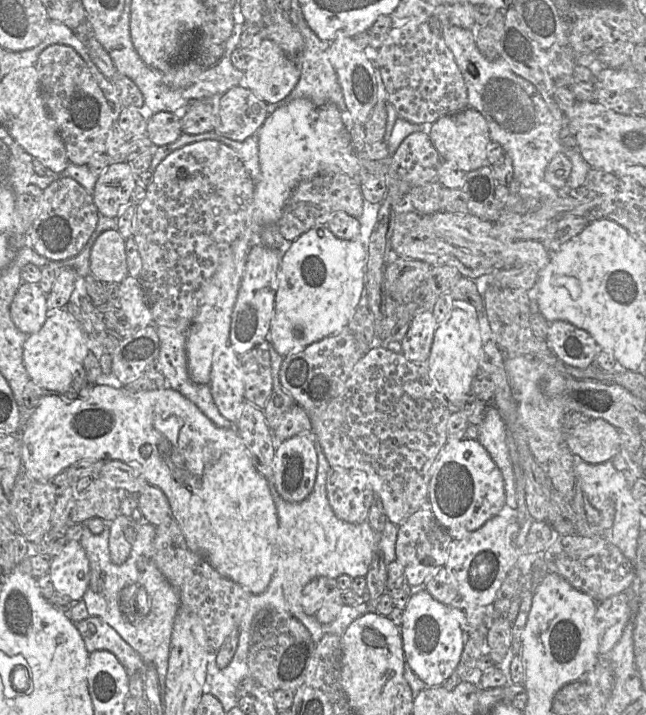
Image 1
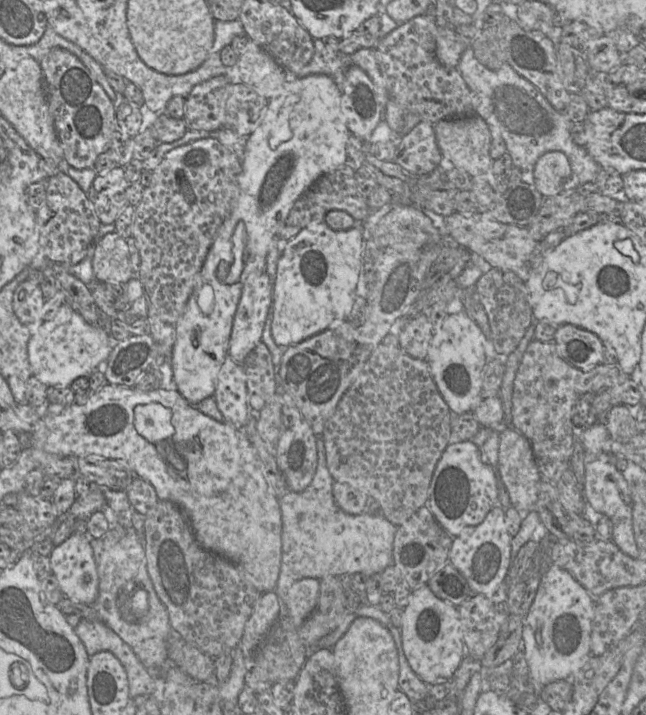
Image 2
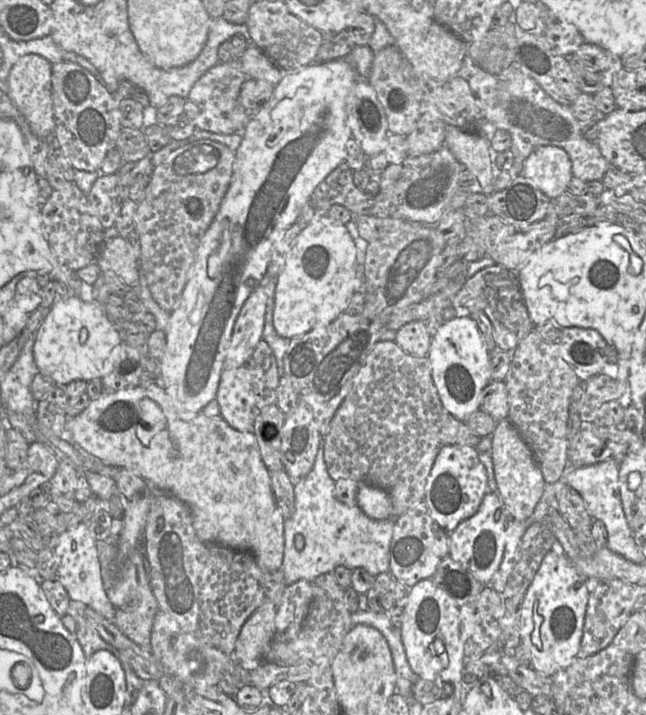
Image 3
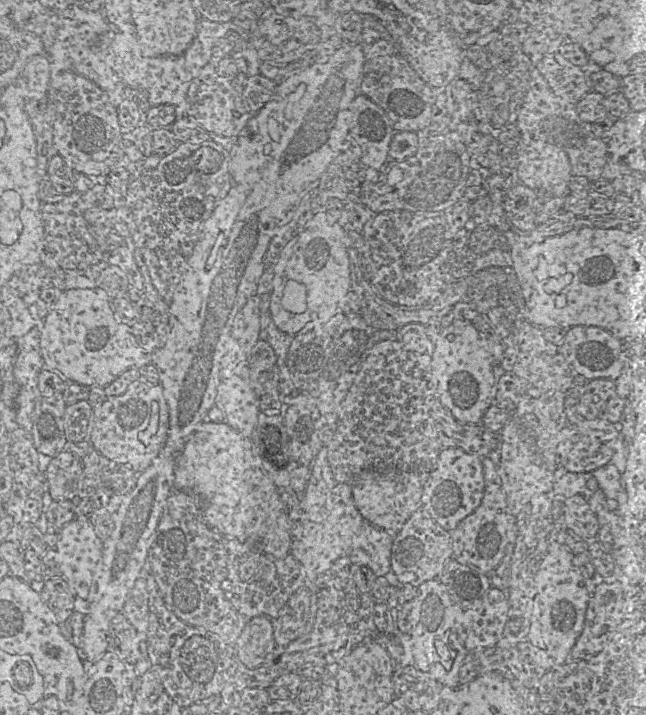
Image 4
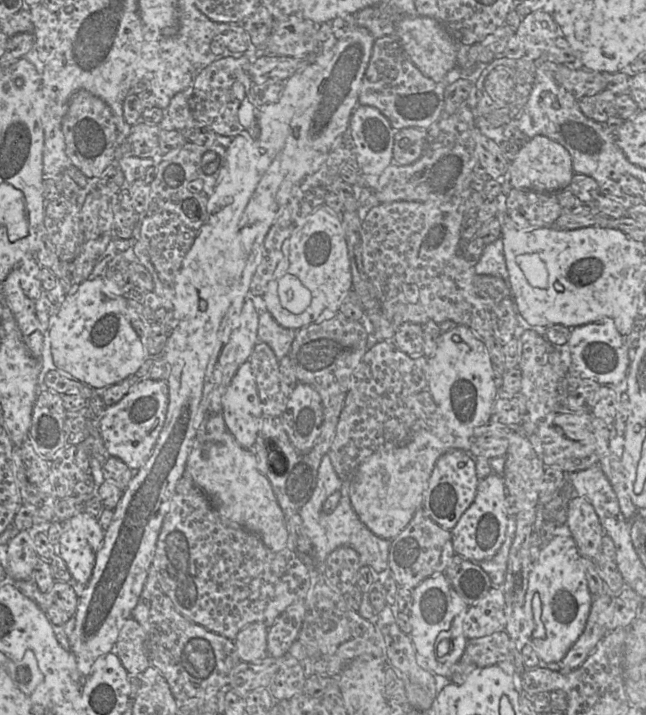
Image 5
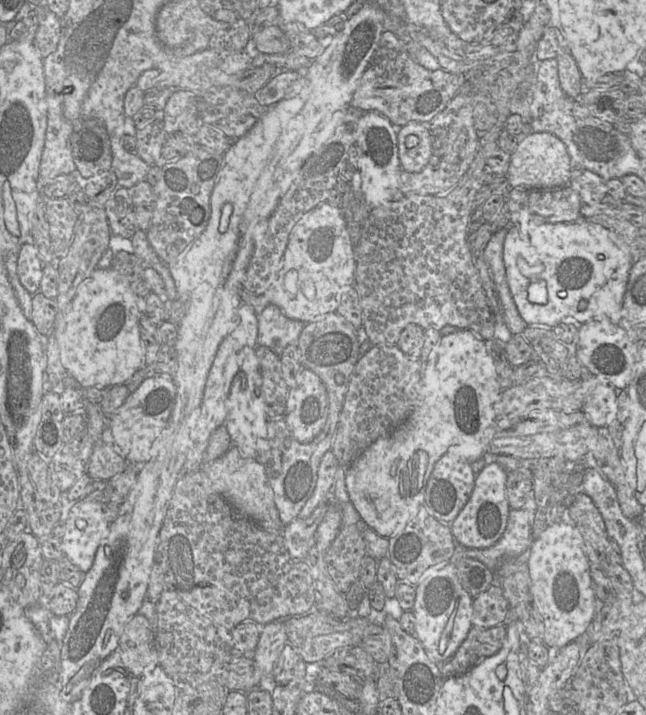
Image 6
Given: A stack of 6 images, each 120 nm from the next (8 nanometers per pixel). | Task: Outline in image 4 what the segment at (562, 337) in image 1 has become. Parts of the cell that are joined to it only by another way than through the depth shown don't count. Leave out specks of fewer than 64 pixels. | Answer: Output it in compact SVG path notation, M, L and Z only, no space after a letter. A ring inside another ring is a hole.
M571 327L562 344L569 364L585 379L616 378L622 369L620 340L601 327Z

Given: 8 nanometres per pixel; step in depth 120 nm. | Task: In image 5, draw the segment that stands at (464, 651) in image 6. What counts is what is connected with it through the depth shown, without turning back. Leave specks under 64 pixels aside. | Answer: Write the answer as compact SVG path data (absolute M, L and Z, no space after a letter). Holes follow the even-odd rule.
M506 631L471 640L462 659L453 668L450 679L461 683L473 671L493 665L499 665L509 675L521 676L527 669L516 641Z

